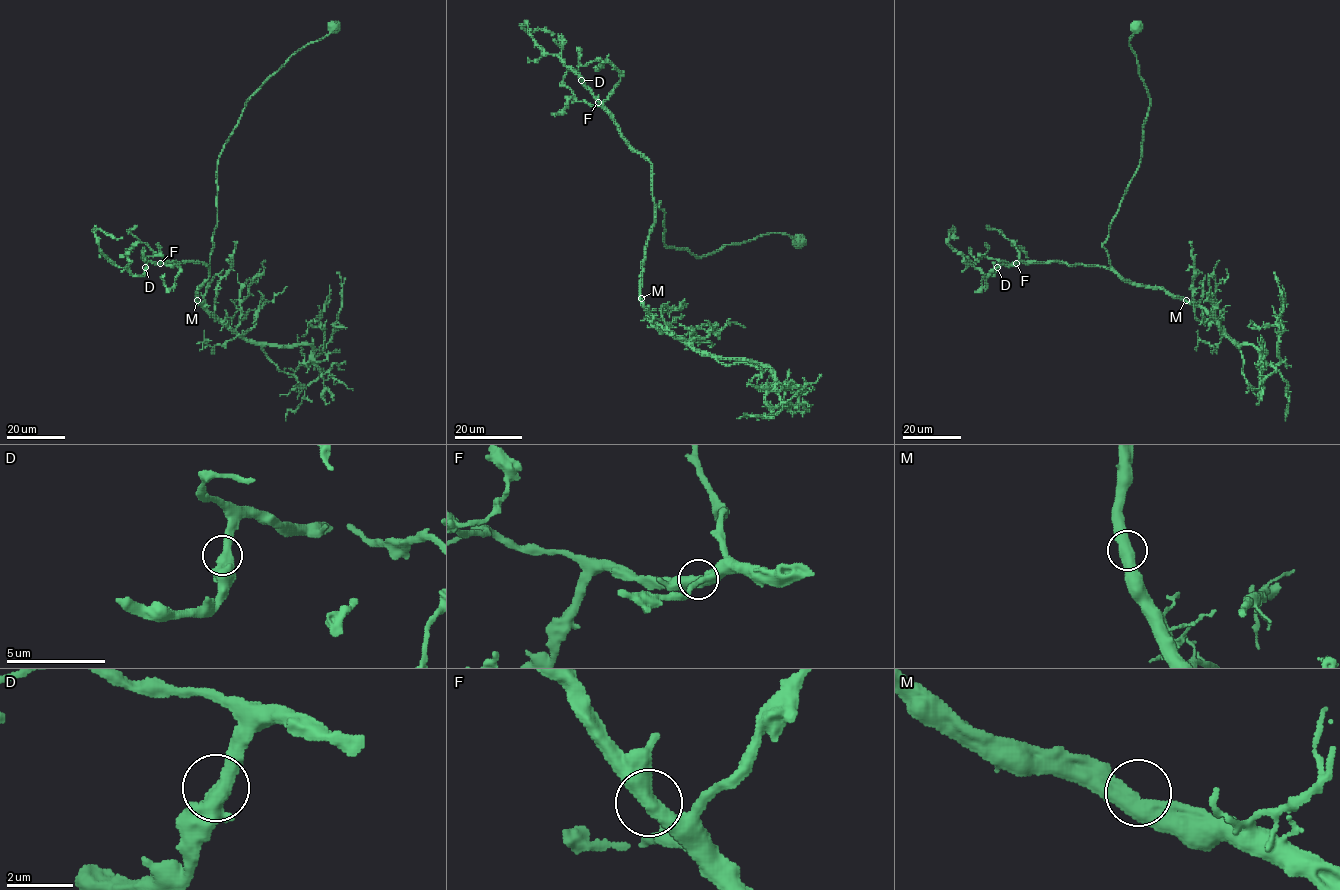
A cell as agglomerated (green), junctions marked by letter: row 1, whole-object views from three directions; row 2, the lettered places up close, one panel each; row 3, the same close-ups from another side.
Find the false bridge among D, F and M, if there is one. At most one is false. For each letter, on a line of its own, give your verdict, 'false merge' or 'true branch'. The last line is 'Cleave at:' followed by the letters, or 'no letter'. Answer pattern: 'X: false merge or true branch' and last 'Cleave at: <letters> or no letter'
D: true branch
F: true branch
M: true branch
Cleave at: no letter

